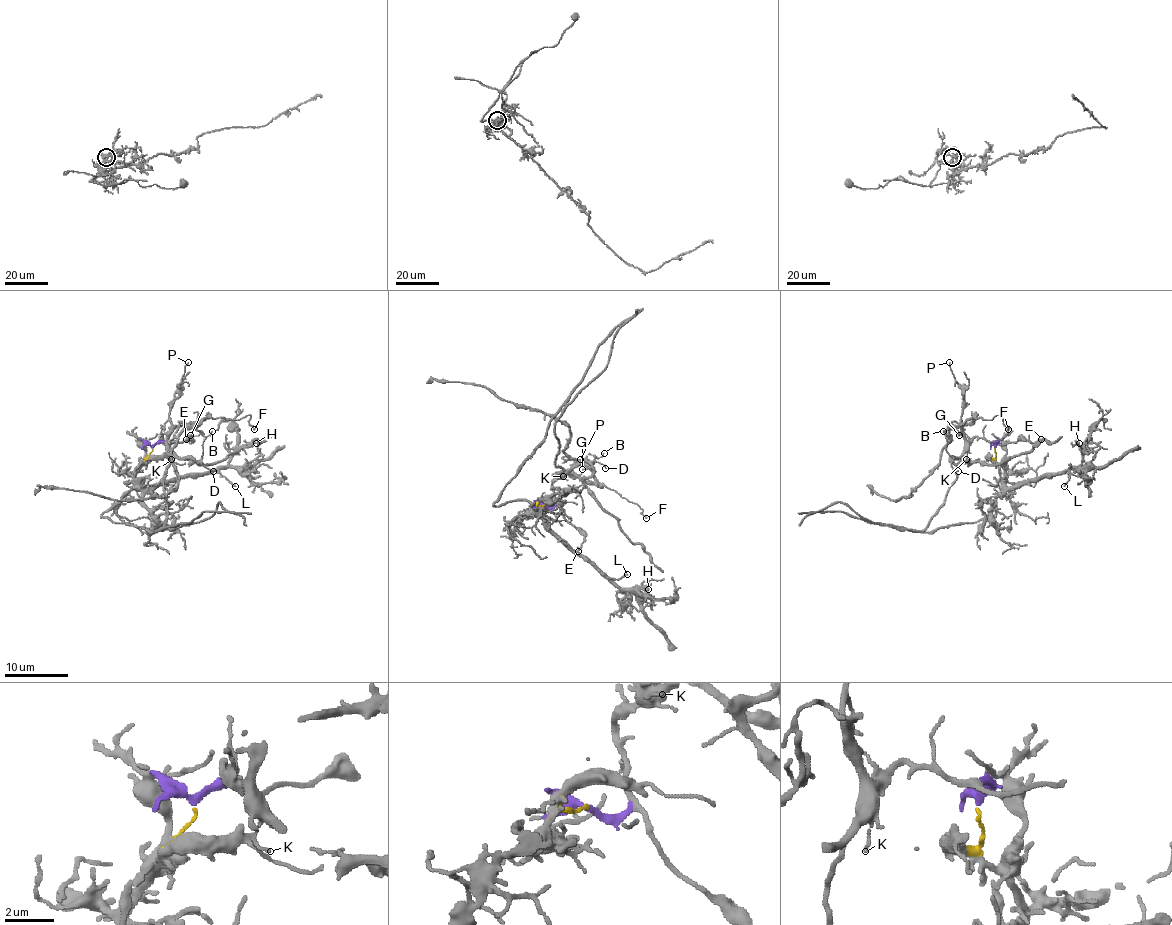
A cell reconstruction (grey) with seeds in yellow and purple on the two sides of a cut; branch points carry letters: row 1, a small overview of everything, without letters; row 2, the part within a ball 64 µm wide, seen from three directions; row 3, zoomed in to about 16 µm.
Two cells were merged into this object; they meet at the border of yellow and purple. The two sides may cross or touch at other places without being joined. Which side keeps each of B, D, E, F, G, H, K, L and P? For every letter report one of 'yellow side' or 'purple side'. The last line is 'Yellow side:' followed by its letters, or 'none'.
B: purple side
D: purple side
E: purple side
F: purple side
G: purple side
H: yellow side
K: purple side
L: yellow side
P: purple side
Yellow side: H, L

